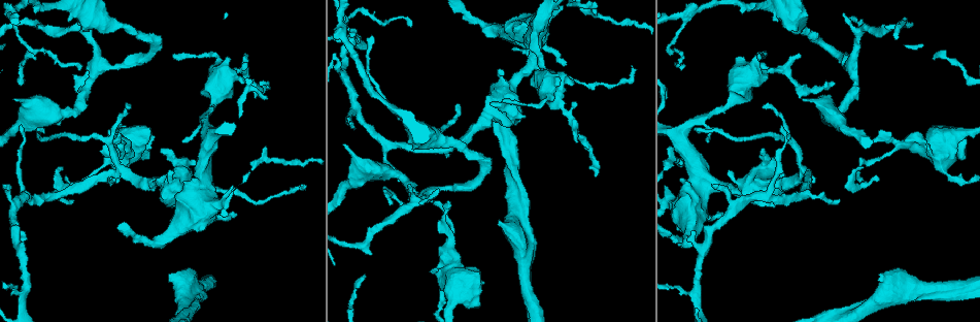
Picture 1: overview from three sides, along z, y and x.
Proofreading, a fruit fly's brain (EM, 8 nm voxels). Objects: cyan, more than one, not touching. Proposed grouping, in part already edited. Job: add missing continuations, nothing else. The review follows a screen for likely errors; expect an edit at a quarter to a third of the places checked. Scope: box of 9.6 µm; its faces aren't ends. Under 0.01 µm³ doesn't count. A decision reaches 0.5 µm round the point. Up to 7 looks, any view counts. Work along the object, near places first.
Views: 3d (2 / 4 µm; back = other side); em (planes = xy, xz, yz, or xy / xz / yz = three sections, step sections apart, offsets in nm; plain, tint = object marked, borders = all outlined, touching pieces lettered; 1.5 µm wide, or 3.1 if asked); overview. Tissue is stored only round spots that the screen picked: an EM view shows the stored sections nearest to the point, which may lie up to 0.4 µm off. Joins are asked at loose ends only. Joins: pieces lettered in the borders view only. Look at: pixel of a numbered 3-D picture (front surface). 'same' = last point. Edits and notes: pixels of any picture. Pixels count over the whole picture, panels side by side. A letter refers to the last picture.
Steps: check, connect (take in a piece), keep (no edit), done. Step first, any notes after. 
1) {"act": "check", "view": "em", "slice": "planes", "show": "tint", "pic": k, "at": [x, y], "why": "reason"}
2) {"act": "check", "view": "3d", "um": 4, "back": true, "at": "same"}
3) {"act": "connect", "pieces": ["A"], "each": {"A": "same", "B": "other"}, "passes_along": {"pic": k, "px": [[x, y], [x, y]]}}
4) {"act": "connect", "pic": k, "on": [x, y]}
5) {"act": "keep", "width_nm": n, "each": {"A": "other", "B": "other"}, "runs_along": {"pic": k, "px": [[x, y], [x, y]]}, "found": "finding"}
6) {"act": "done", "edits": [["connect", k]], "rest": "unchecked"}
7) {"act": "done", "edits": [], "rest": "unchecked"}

{"act": "check", "view": "em", "slice": "xz", "step": 4, "show": "tint", "pic": 1, "at": [431, 271], "why": "branch stops here"}

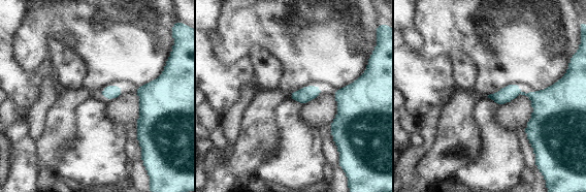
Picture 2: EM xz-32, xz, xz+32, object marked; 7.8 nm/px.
{"act": "check", "view": "em", "slice": "planes", "show": "borders", "at": "same", "why": "cut it another way"}

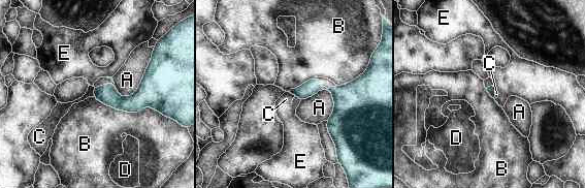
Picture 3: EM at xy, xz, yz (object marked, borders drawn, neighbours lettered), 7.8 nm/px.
{"act": "keep", "each": {"A": "other", "B": "other", "C": "other", "D": "other", "E": "other"}, "border": {"pic": 3, "px": [[94, 87], [93, 96]]}, "found": "none of them fits"}

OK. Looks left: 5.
{"act": "check", "view": "em", "slice": "planes", "show": "borders", "pic": 1, "at": [880, 272], "why": "branch stops here"}

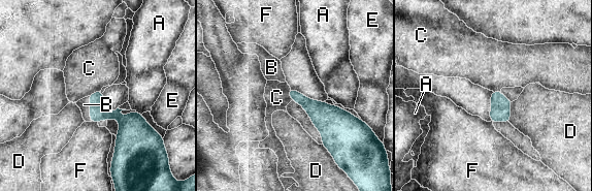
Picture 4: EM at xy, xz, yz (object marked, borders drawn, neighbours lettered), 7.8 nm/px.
{"act": "connect", "pieces": ["B"], "each": {"A": "other", "B": "same", "C": "other", "D": "other", "E": "other", "F": "other"}, "passes_along": {"pic": 4, "px": [[97, 113], [90, 108], [84, 104]]}, "found": "the neuron continues"}

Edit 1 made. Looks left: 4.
{"act": "check", "view": "overview", "why": "redraw"}

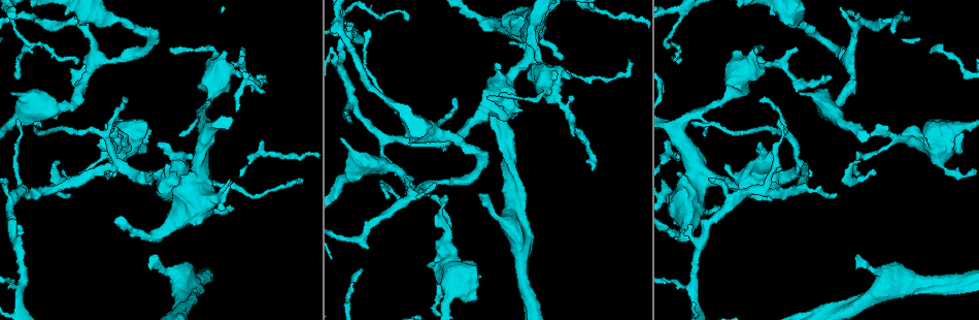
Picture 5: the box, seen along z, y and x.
{"act": "check", "view": "3d", "um": 4, "pic": 5, "at": [830, 76], "why": "free end"}

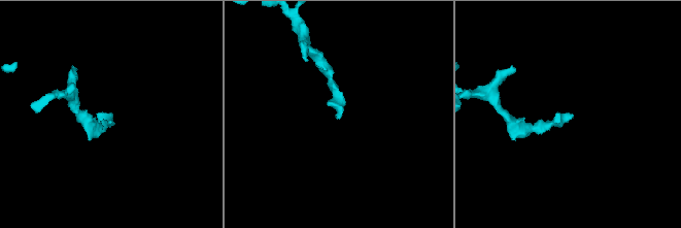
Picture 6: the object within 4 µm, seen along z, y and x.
{"act": "check", "view": "em", "slice": "yz", "step": 8, "show": "tint", "pic": 6, "at": [104, 114]}

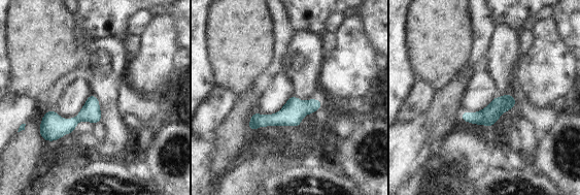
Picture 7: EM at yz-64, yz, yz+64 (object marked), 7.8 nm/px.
{"act": "check", "view": "em", "slice": "xz", "step": 4, "show": "borders", "at": "same", "why": "another direction"}

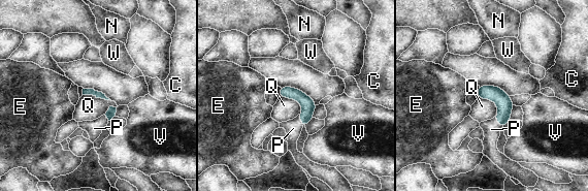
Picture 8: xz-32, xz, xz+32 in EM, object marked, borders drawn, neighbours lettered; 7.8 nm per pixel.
{"act": "connect", "pieces": ["P"], "each": {"C": "other", "E": "other", "N": "other", "P": "same", "Q": "other", "V": "other", "W": "other"}, "passes_along": {"pic": 8, "px": [[500, 97], [496, 121], [491, 129]]}, "found": "the neuron continues"}

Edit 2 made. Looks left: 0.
{"act": "done", "edits": [["connect", 4], ["connect", 8]], "rest": "unchecked"}

